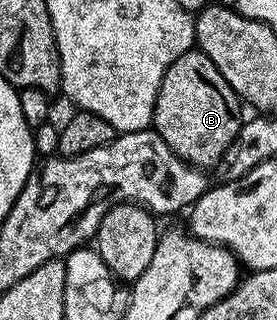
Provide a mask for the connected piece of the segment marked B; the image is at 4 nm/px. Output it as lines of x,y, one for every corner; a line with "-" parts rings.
192,49
181,53
181,57
169,65
161,81
153,130
163,138
165,145
169,145
169,149
173,149
173,153
177,153
177,157
193,167
208,169
214,163
215,166
222,164
223,155
239,135
239,107
241,100
229,81
221,77
221,69
217,69
203,51

